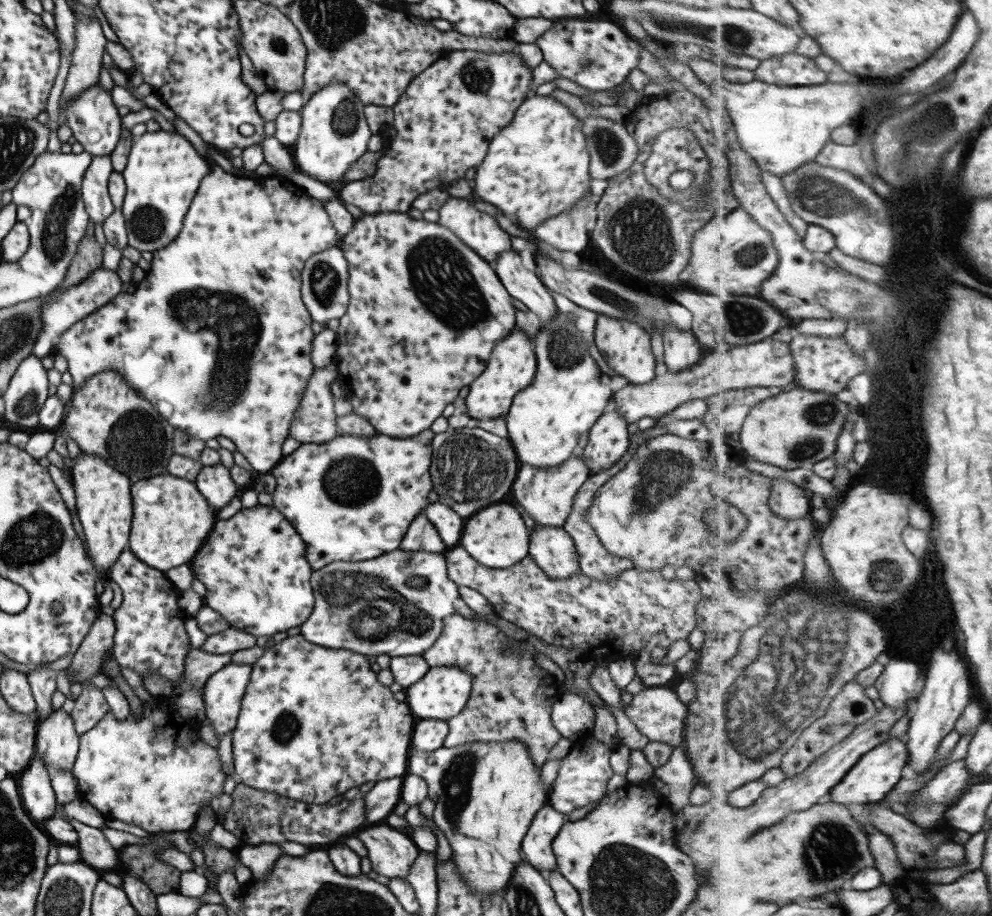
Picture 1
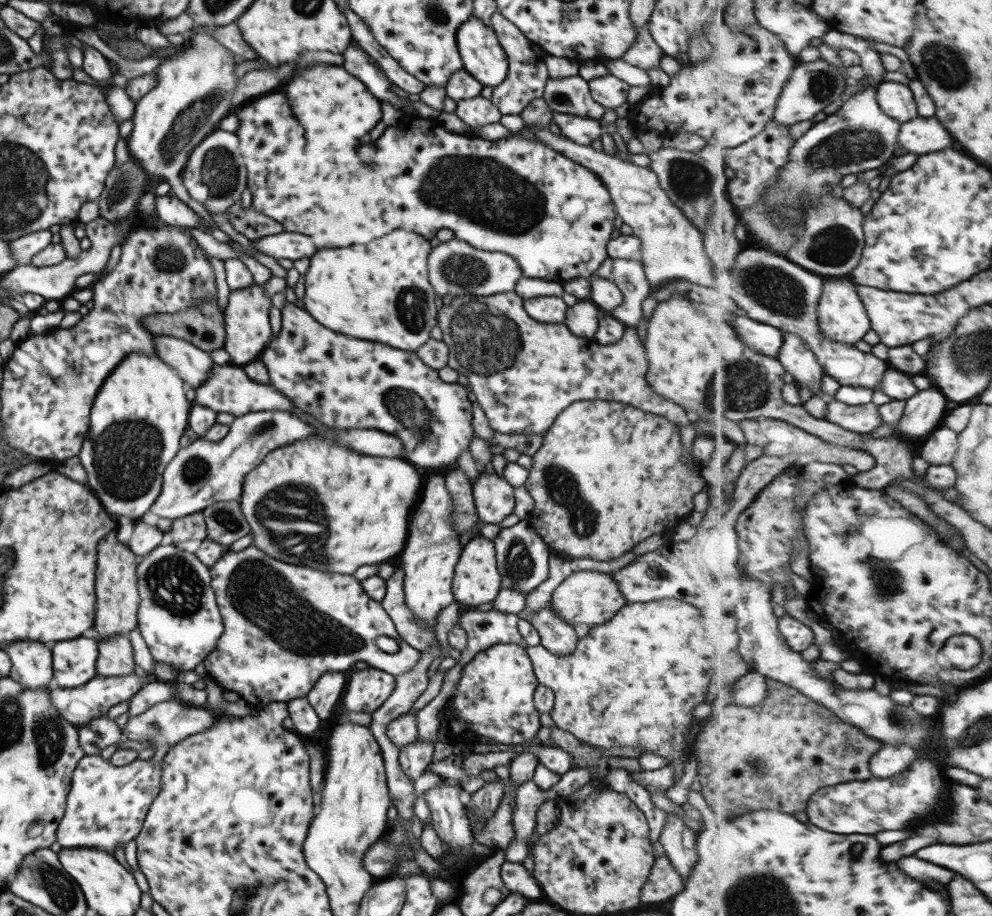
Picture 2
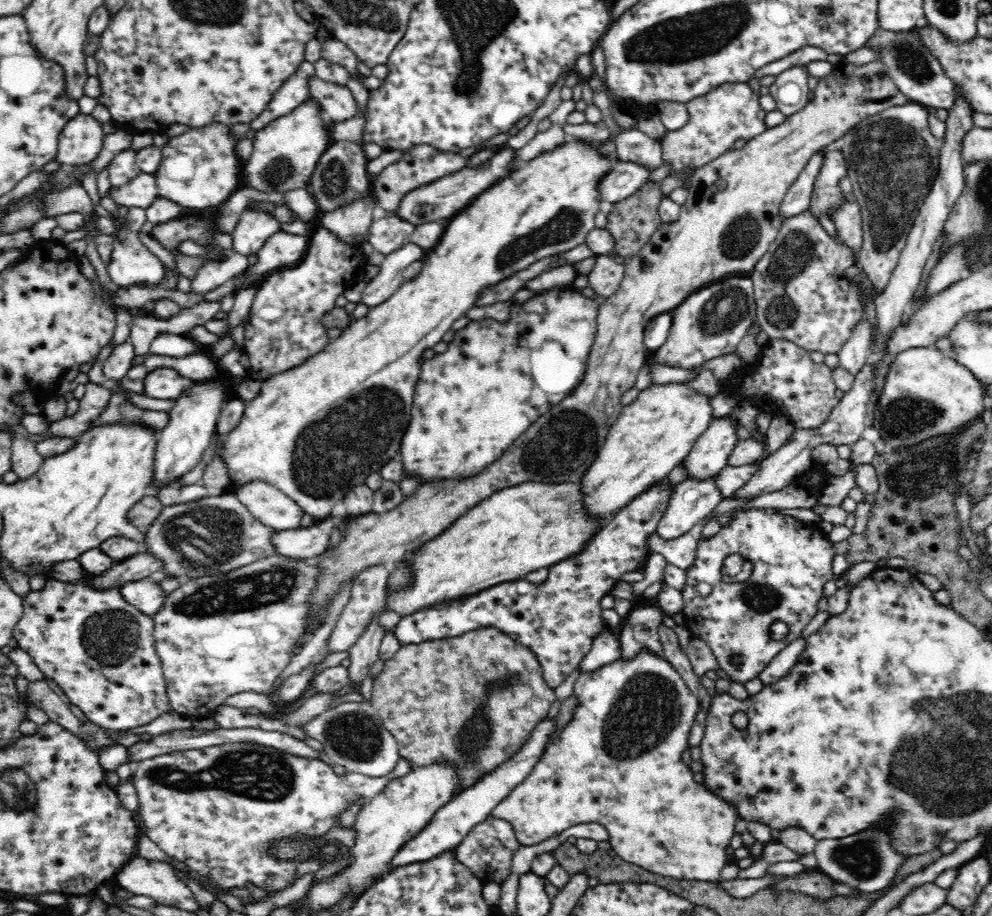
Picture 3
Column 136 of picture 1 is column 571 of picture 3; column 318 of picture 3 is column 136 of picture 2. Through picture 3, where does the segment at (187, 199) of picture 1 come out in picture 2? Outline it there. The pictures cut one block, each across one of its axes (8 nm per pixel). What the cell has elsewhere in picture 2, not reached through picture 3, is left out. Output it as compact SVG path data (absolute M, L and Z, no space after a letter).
M156 353L125 355L103 380L93 399L87 436L84 436L77 457L87 474L88 488L99 499L109 516L113 518L127 516L138 521L160 493L165 465L180 448L179 439L187 427L191 402L185 397L185 389L180 376Z

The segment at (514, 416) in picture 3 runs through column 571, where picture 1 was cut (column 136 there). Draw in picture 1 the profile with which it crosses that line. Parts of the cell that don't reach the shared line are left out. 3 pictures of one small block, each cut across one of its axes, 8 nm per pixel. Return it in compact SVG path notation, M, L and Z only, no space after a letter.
M211 158L208 166L209 172L199 182L183 217L178 236L164 248L152 252L150 267L143 280L136 283L131 292L120 292L109 300L107 305L97 308L92 314L71 324L71 327L59 335L53 351L61 353L65 358L67 372L71 375L72 392L79 390L89 376L103 370L115 370L121 378L125 378L129 388L133 388L141 398L153 404L159 416L167 420L173 431L187 431L189 436L195 436L197 441L201 440L203 443L217 436L228 438L235 445L236 451L245 457L252 470L263 474L269 472L281 459L280 449L288 437L287 428L295 416L307 380L315 369L310 357L311 340L314 336L309 328L312 320L300 300L300 272L305 260L310 256L327 248L338 247L340 237L333 229L330 218L323 209L323 203L305 194L286 177L255 176L253 179L236 177L223 172L217 164L211 162Z

